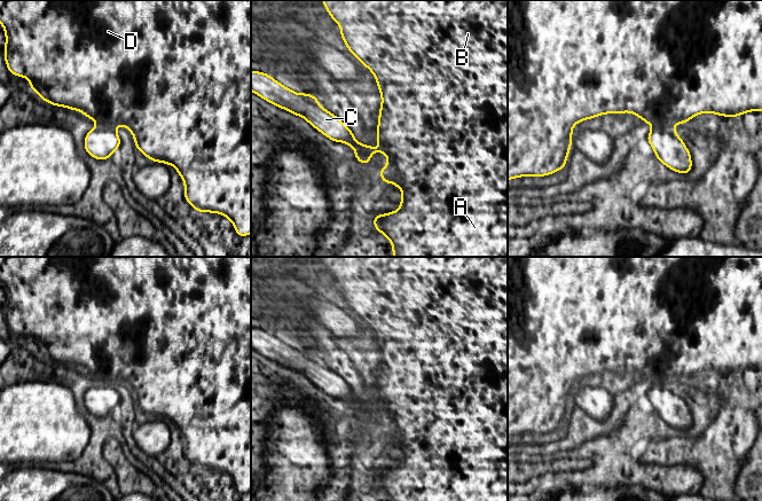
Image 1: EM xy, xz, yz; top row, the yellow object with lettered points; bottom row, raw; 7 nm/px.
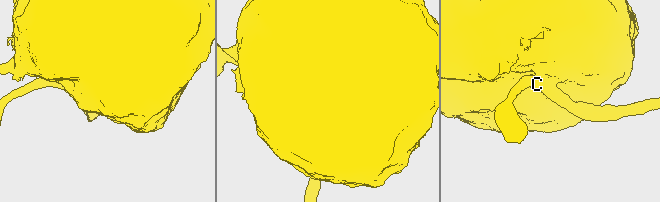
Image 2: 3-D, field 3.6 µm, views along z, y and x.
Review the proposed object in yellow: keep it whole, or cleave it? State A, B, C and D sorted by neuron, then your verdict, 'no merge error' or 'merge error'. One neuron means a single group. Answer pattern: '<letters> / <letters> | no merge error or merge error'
A B D / C | merge error

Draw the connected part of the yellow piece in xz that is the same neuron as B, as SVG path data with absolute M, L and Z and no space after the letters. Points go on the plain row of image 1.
M323 257L322 260L332 277L340 282L340 291L349 310L374 330L382 352L377 383L378 406L361 401L355 407L355 416L366 423L369 422L369 415L375 409L385 410L388 420L378 426L379 433L383 440L391 439L400 445L402 456L398 468L374 473L371 482L377 485L377 488L384 491L391 501L508 501L508 257Z

